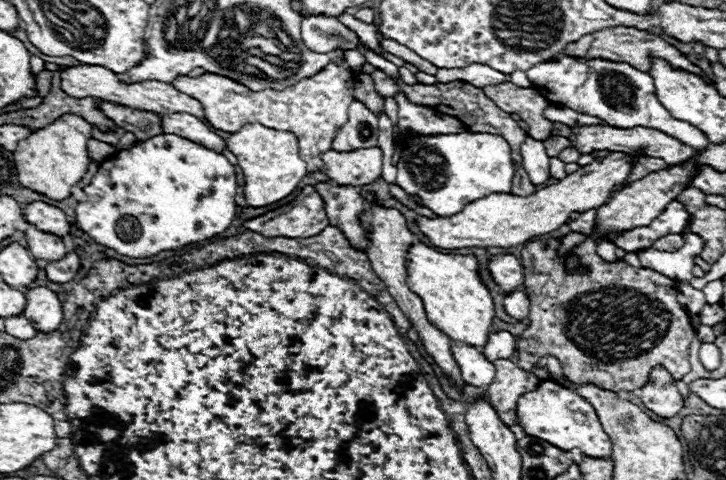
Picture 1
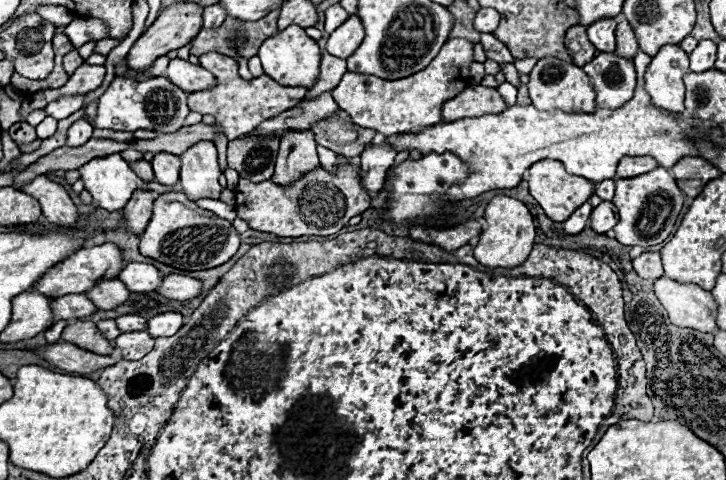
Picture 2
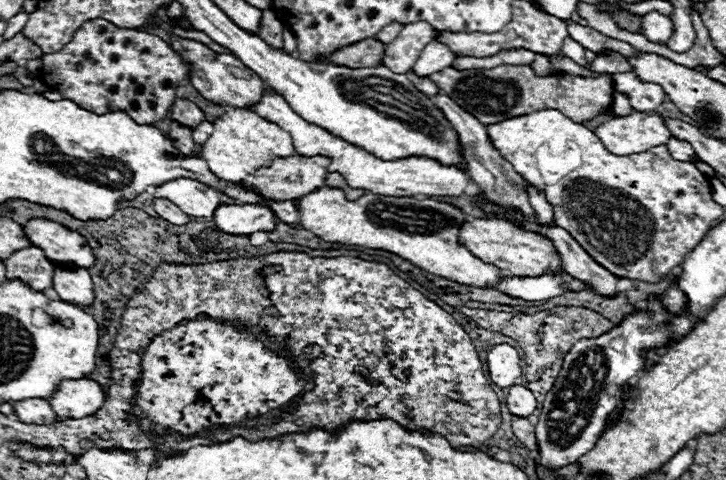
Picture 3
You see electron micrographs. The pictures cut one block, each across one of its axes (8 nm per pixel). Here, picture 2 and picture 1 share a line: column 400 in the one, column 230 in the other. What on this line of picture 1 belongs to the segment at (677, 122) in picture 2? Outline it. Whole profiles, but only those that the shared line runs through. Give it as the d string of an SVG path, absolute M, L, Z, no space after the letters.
M254 122L240 128L240 132L230 134L230 138L226 140L226 146L238 158L238 166L244 172L244 178L246 178L244 200L248 206L260 208L286 198L298 186L298 182L306 176L306 162L300 158L298 140L292 132L266 128Z

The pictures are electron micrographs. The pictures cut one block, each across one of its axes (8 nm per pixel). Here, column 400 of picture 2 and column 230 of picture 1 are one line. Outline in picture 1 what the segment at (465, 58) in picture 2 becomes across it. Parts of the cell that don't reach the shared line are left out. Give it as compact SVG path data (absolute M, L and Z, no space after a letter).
M346 60L342 64L330 62L314 76L302 78L286 90L266 88L260 92L252 92L248 86L212 72L206 72L198 78L180 76L176 78L176 82L172 82L172 86L196 98L198 102L204 102L206 120L218 130L238 132L244 124L252 122L260 122L276 130L290 130L292 134L296 134L300 154L308 162L308 174L324 172L324 162L320 160L320 156L332 148L332 140L338 128L348 122L348 106L354 102L354 74Z

